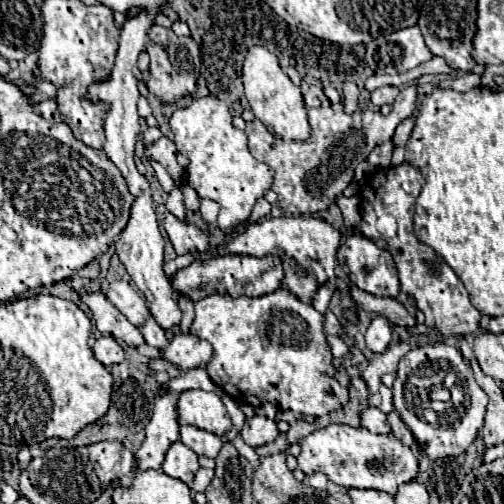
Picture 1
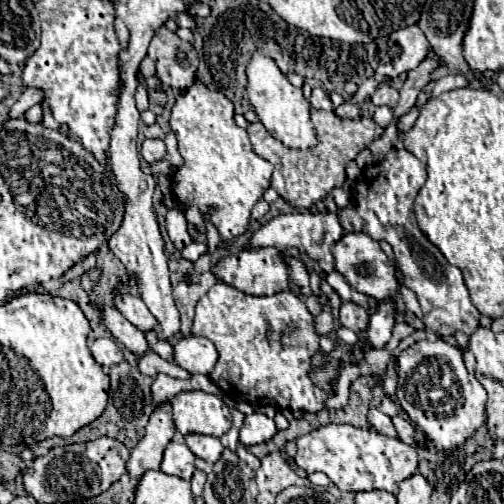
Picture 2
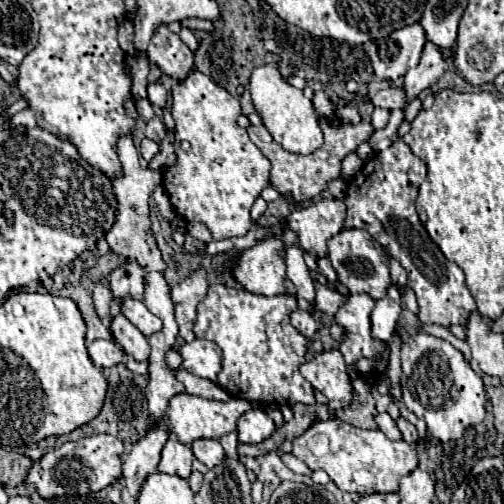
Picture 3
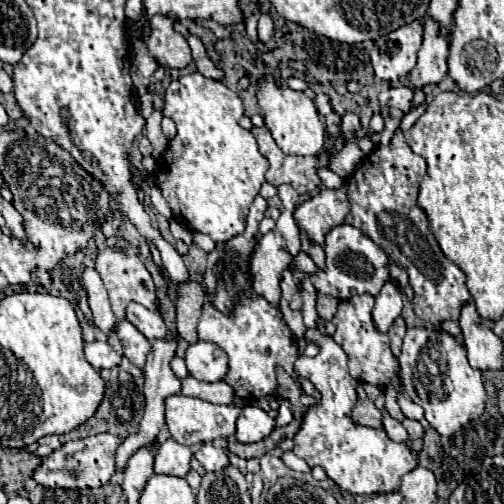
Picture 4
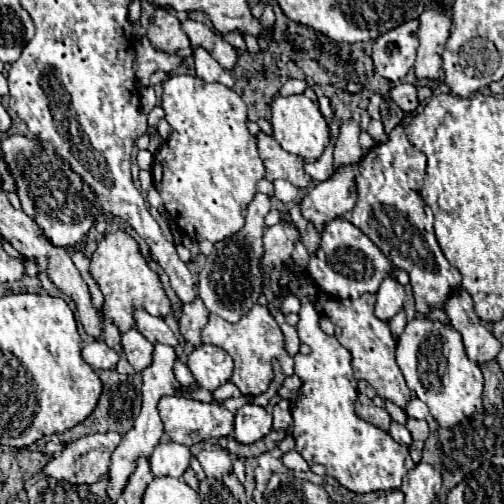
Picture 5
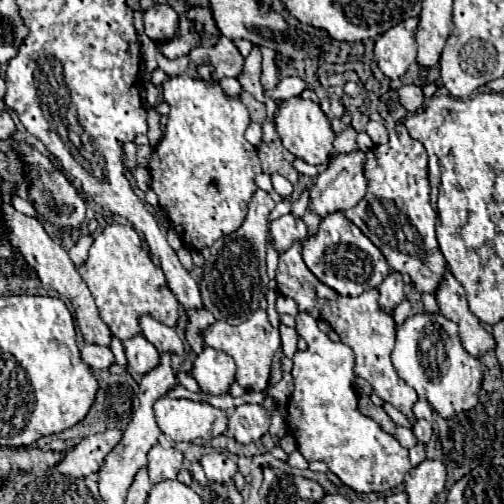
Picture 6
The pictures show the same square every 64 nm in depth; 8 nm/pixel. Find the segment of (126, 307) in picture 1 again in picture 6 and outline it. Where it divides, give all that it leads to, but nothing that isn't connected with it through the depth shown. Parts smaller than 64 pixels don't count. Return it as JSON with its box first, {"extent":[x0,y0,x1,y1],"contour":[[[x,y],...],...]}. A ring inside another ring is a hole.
{"extent":[140,316,184,354],"contour":[[[142,316],[140,318],[140,328],[144,332],[144,338],[148,342],[152,342],[160,352],[168,352],[168,354],[184,354],[184,342],[180,340],[180,336],[176,334],[174,328],[156,322],[150,316]]]}

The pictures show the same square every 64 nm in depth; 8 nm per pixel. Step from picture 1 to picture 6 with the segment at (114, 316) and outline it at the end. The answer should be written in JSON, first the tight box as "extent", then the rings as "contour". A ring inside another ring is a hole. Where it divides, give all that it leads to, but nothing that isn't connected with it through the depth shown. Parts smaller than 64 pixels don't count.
{"extent":[124,336,160,376],"contour":[[[134,336],[126,340],[124,350],[126,350],[130,372],[136,372],[140,376],[144,376],[144,372],[152,372],[152,368],[160,364],[158,350],[144,336]]]}

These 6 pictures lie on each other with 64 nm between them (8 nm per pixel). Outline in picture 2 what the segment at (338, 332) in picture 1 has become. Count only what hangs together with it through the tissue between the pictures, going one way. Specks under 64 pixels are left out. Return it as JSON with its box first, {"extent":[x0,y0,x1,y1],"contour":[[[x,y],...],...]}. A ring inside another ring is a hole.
{"extent":[314,310,334,334],"contour":[[[322,310],[322,312],[314,318],[314,328],[316,328],[318,334],[326,334],[326,332],[334,330],[334,326],[332,326],[332,316],[328,314],[328,310]]]}

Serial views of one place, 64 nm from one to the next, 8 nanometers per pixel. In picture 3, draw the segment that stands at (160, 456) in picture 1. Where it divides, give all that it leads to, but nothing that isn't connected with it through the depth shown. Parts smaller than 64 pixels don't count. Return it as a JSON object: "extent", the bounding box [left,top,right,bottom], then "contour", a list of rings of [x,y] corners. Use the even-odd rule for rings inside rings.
{"extent":[122,422,168,498],"contour":[[[160,422],[156,424],[156,428],[148,430],[148,434],[132,446],[130,454],[124,456],[122,474],[124,474],[126,488],[132,498],[138,496],[144,480],[156,472],[158,462],[160,462],[160,452],[166,440],[168,440],[168,432],[164,430]]]}

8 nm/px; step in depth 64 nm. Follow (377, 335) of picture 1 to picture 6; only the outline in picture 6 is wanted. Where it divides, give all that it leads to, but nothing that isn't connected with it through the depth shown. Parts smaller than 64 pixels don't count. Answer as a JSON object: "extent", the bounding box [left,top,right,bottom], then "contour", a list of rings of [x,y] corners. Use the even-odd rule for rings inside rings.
{"extent":[380,272,404,312],"contour":[[[390,272],[384,282],[380,284],[380,306],[386,310],[386,312],[392,312],[404,298],[404,282],[402,282],[402,274],[400,272]]]}

